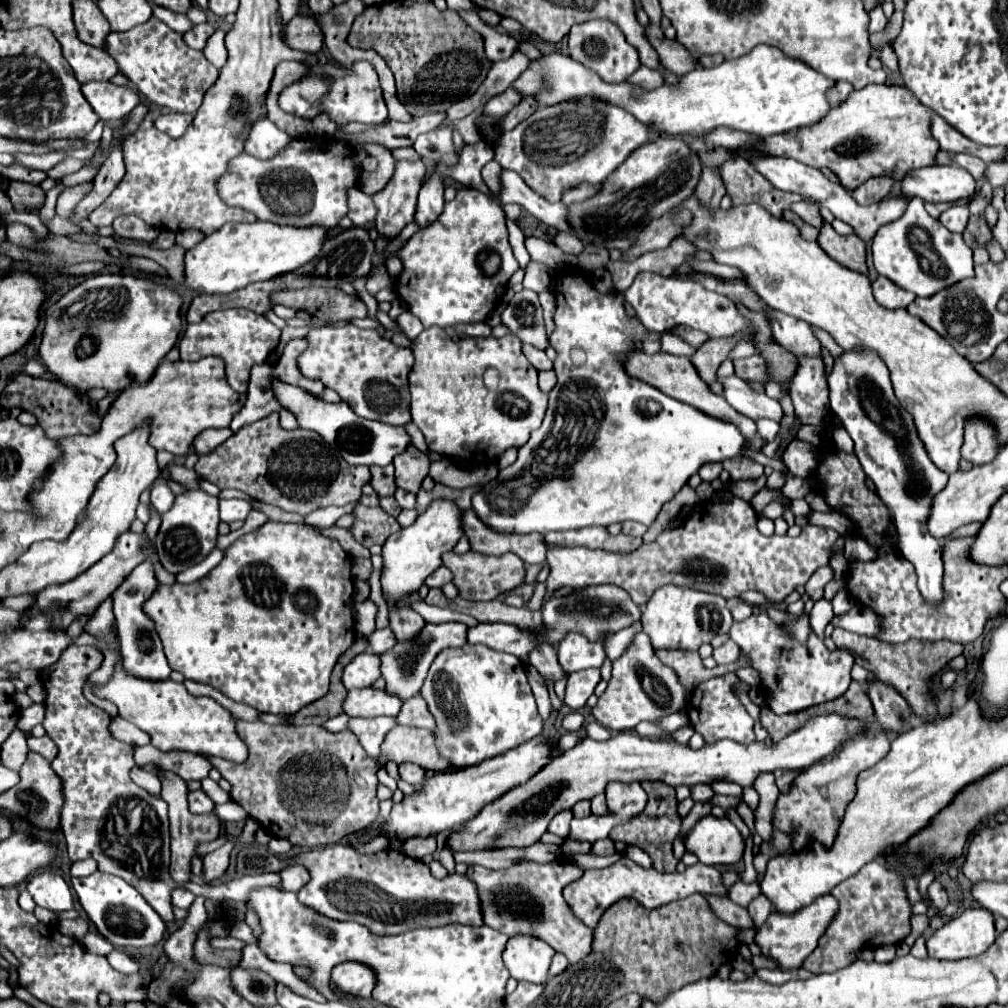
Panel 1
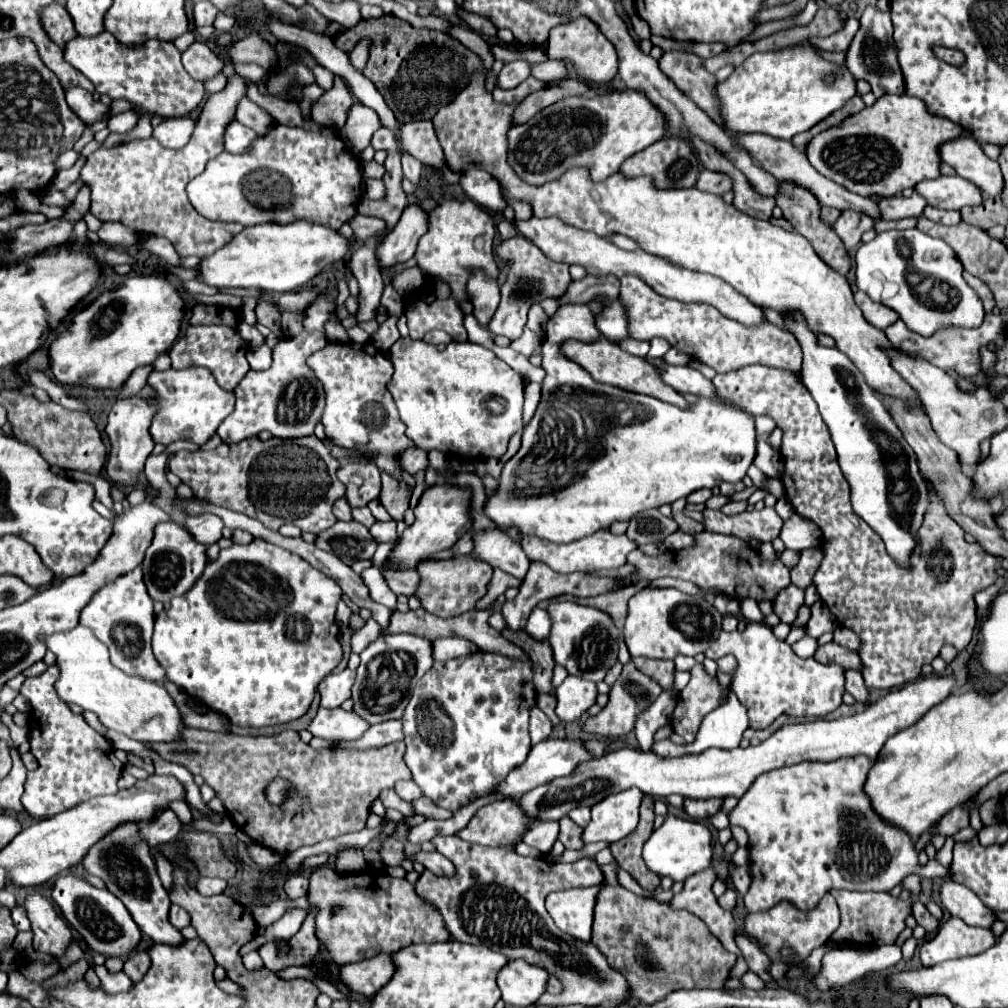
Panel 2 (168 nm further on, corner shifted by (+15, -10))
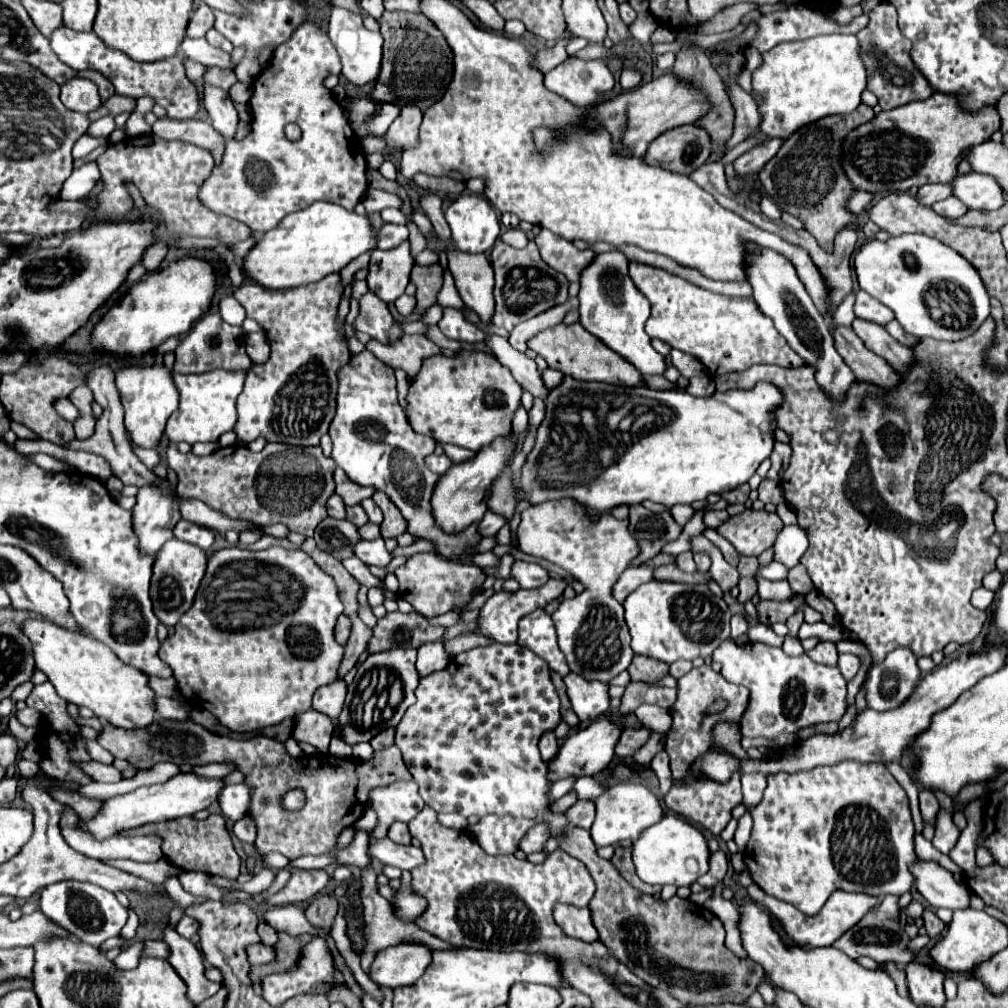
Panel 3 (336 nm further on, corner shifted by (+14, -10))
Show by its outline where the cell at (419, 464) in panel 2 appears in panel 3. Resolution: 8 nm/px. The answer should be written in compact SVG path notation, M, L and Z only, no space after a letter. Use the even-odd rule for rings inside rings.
M431 453L431 455L425 457L425 465L427 465L433 473L443 475L443 473L451 467L451 461L447 459L447 455L435 455L435 453Z

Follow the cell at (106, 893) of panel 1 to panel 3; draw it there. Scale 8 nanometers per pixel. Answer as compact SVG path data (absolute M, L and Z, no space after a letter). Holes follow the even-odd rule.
M59 881L47 885L41 891L39 907L45 917L49 917L57 925L79 937L83 943L89 943L93 947L101 945L109 937L117 937L121 927L127 923L127 909L117 901L111 891L83 881Z

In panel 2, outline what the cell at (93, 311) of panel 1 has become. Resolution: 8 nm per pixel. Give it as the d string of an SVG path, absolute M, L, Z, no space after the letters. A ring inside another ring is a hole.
M134 275L128 277L114 291L102 293L92 305L74 315L74 323L68 331L58 335L50 347L50 371L60 383L76 383L80 387L92 389L118 389L126 383L130 373L136 367L150 365L156 357L170 349L174 339L180 333L184 319L184 299L176 287L160 275Z

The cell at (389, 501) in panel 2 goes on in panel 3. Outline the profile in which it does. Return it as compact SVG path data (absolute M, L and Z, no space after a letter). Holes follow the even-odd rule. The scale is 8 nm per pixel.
M375 491L373 501L381 507L385 519L381 523L381 535L383 537L397 537L407 529L407 519L399 513L399 509L393 505L393 501L383 493L383 491Z

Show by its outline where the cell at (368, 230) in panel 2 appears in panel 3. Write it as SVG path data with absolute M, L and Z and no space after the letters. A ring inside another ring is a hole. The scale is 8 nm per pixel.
M383 223L381 229L377 231L377 247L379 249L393 249L397 243L405 241L407 237L409 237L409 231L405 225Z

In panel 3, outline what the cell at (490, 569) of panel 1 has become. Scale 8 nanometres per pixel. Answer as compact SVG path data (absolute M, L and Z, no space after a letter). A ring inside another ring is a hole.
M417 553L405 565L395 569L399 579L399 597L409 601L413 609L425 617L437 617L453 609L463 609L471 603L473 593L481 589L485 573L481 567L445 561L435 553Z

